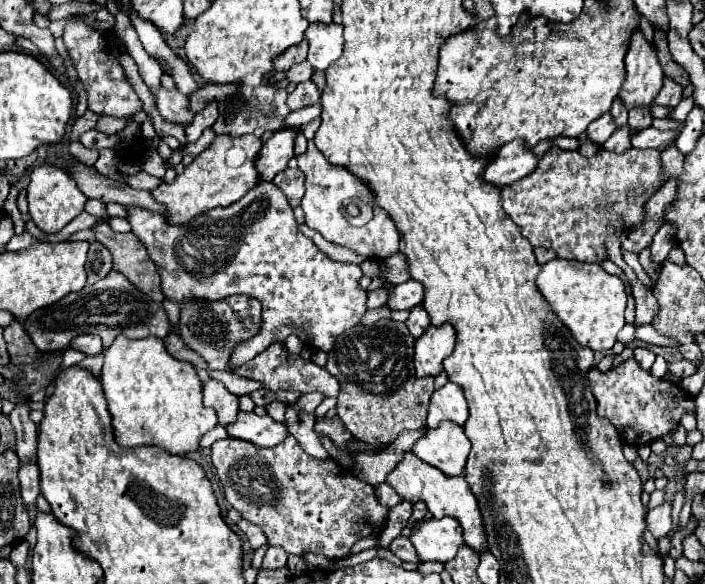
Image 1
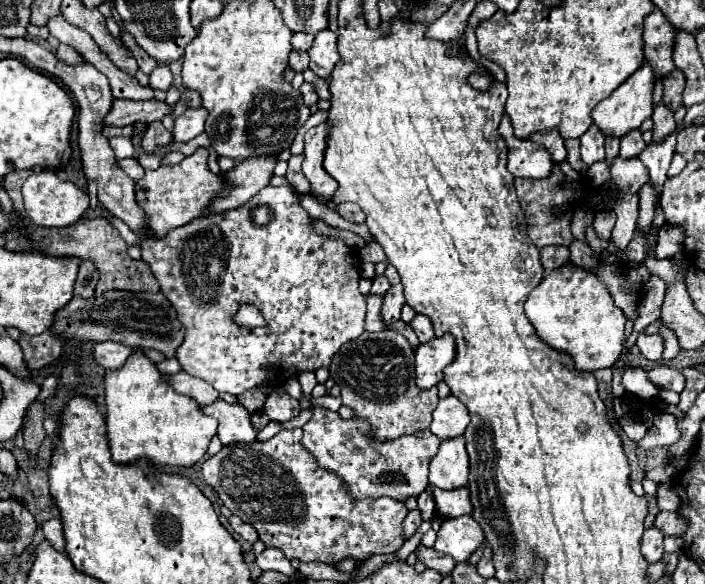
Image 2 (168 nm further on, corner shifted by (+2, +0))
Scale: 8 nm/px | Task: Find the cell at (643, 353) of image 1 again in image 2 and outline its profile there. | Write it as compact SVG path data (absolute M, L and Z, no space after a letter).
M642 366L626 368L622 384L624 384L626 392L638 396L640 400L652 400L658 396L658 388L652 382L648 382L648 370Z

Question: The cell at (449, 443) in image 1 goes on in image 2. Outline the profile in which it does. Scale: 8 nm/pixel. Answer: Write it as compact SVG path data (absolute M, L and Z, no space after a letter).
M462 436L446 438L440 442L438 452L430 458L430 482L444 490L466 486L468 454Z

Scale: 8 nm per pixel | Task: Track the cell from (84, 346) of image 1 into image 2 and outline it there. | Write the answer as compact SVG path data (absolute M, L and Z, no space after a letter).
M96 342L92 346L92 358L104 366L104 368L118 368L122 366L122 362L126 362L128 354L132 352L132 348L124 346L124 344L116 344L116 342Z

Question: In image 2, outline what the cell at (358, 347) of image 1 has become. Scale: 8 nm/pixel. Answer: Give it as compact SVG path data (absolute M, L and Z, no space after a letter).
M382 330L382 332L362 332L360 338L346 342L330 364L330 376L334 382L342 388L342 404L352 408L354 418L366 420L372 428L372 436L378 442L388 442L404 434L414 434L418 430L424 430L430 426L432 410L436 408L438 394L436 388L422 390L414 384L414 348L408 344L408 340L394 332L394 330Z

